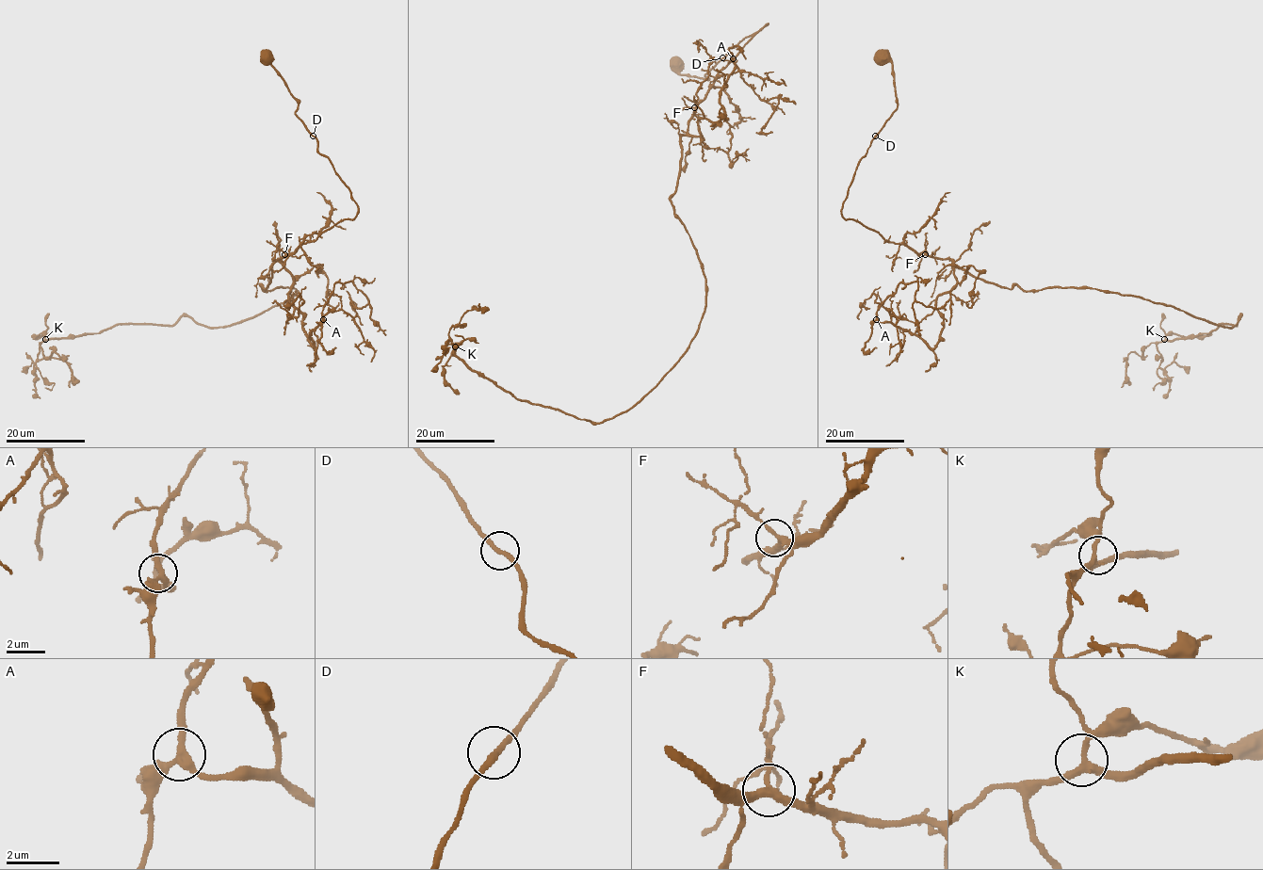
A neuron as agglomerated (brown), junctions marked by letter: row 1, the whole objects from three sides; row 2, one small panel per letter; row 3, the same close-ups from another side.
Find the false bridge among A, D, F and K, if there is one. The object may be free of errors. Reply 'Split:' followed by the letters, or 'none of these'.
Split: none of these

